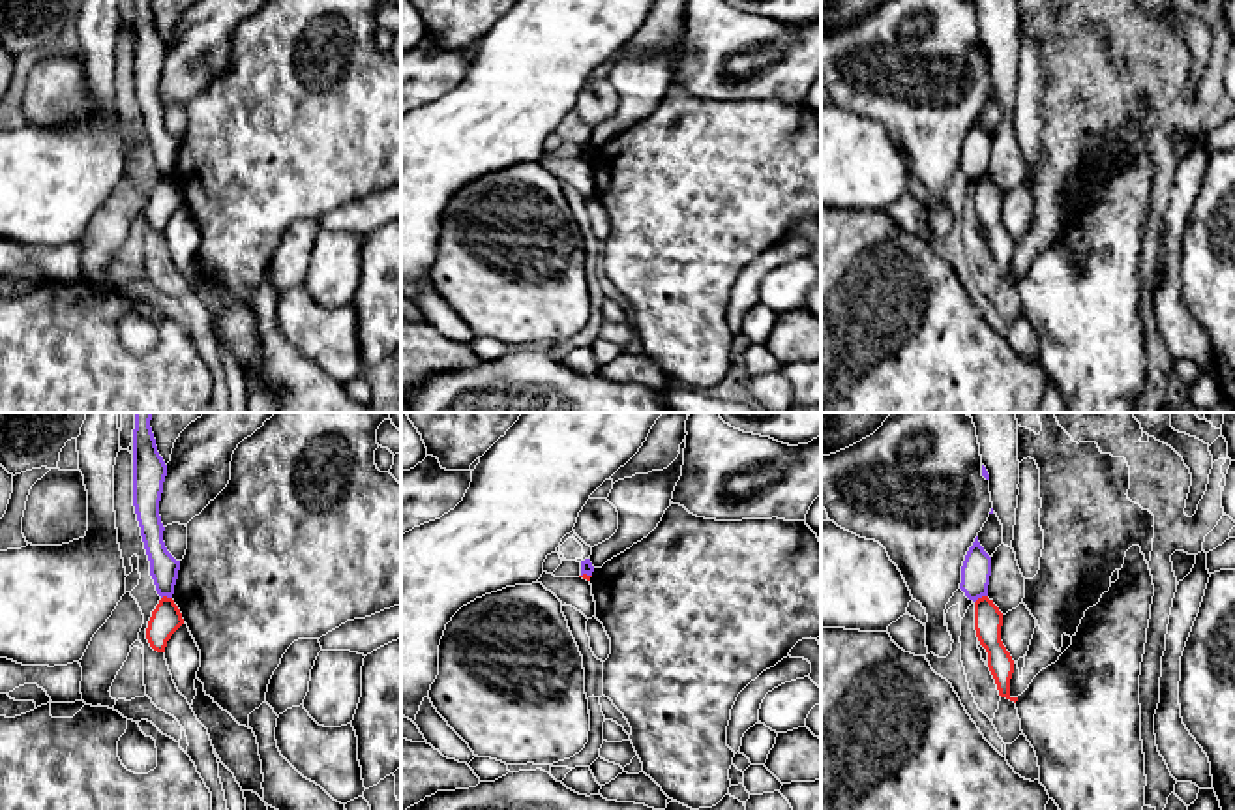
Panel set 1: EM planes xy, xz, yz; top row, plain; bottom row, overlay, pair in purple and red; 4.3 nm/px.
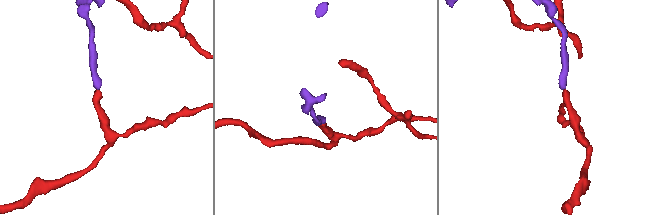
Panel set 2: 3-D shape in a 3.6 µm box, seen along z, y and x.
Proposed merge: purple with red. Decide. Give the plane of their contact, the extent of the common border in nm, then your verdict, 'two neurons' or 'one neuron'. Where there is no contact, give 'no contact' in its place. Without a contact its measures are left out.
meets purple in yz; contact 70 nm long; two neurons

